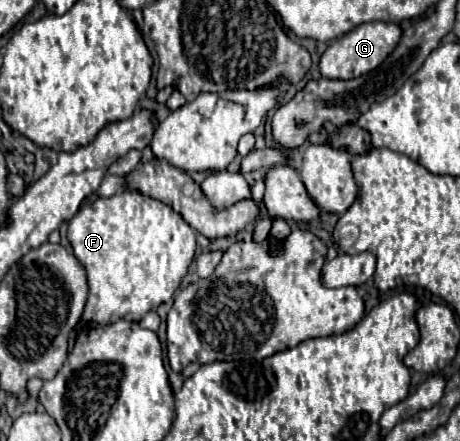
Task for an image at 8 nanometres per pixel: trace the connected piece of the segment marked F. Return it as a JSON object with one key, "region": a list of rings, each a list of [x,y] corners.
{"region":[[[131,190],[87,202],[69,222],[67,238],[73,246],[75,258],[85,268],[89,282],[89,296],[83,320],[103,326],[115,324],[119,319],[139,322],[149,310],[171,300],[195,256],[195,230],[167,204]]]}

